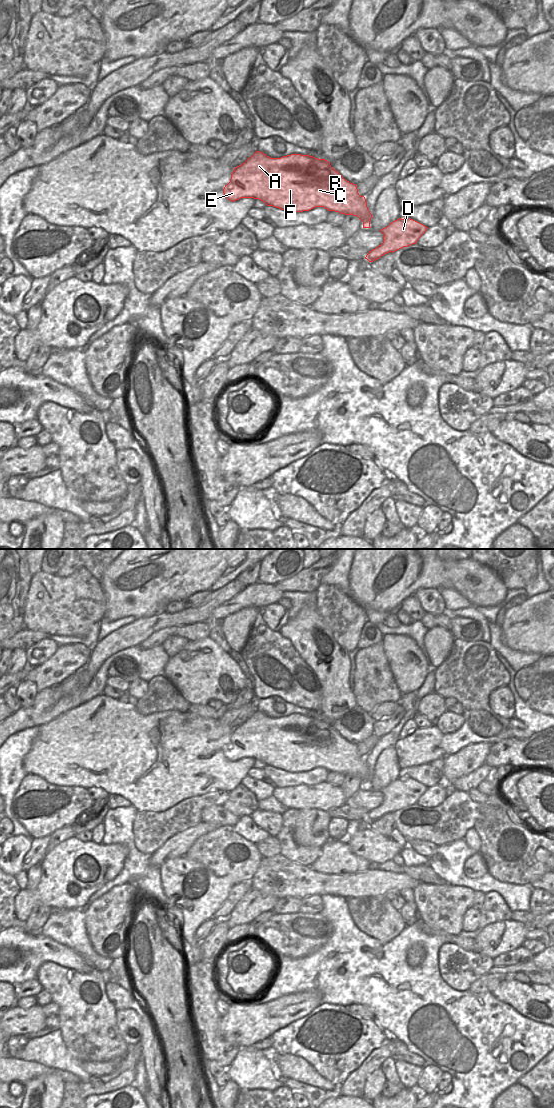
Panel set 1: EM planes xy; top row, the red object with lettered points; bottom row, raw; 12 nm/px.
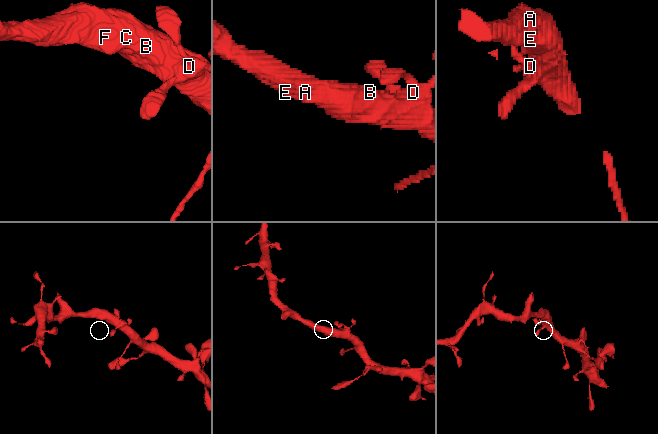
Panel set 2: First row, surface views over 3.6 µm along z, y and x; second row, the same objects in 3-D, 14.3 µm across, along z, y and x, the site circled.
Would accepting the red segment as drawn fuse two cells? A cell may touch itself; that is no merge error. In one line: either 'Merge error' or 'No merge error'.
No merge error.

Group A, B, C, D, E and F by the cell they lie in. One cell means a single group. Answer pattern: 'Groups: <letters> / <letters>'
Groups: A B C D E F.

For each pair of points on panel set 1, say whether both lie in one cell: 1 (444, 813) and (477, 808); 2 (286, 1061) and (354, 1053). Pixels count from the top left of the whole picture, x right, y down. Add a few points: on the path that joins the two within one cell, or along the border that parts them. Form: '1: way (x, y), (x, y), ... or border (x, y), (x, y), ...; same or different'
1: way (452, 813), (469, 812); same
2: border (281, 1053), (295, 1054), (304, 1058), (321, 1075); different

